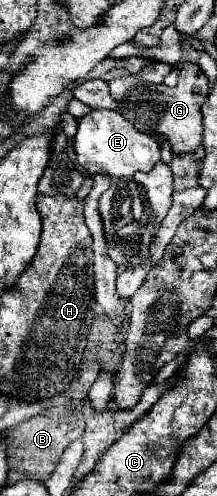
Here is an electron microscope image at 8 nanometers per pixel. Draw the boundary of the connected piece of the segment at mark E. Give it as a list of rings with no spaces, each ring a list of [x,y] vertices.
[[[91,110],[87,116],[83,116],[79,120],[73,148],[77,152],[77,162],[89,174],[101,172],[107,176],[131,176],[137,170],[149,172],[161,158],[157,142],[149,134],[139,132],[115,110]]]

